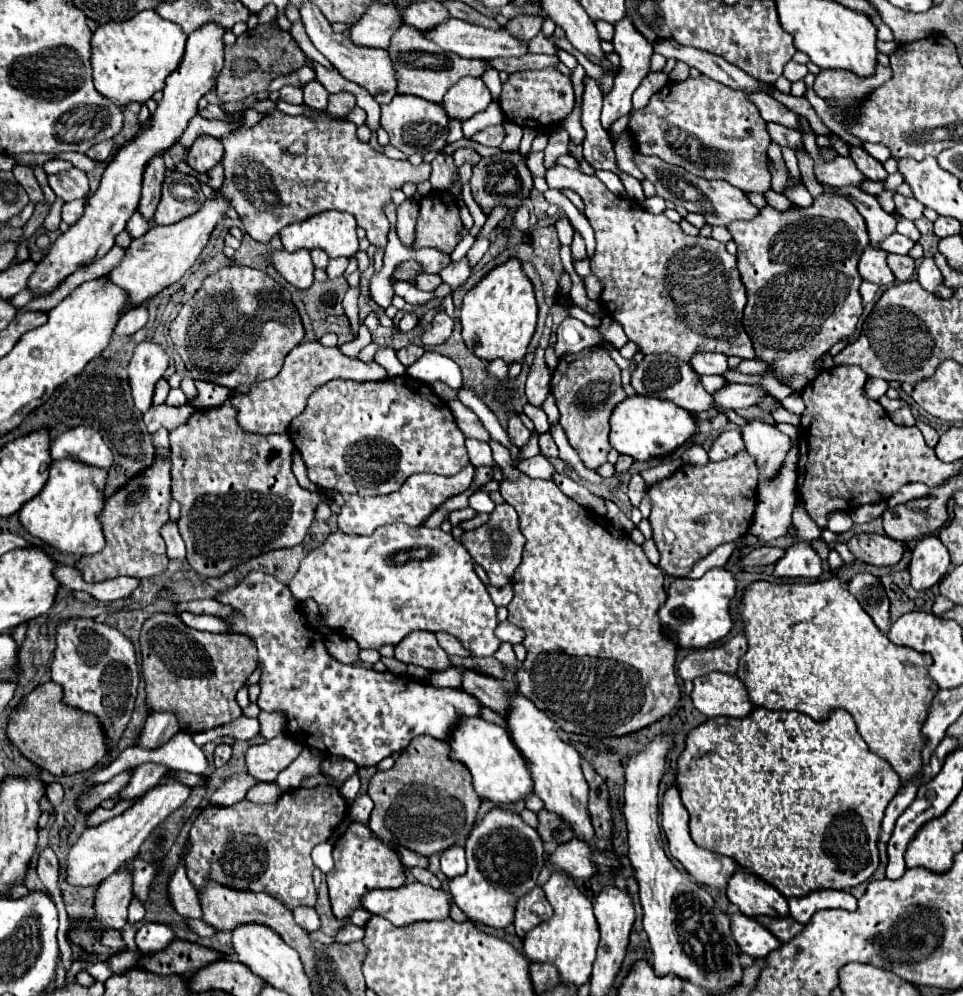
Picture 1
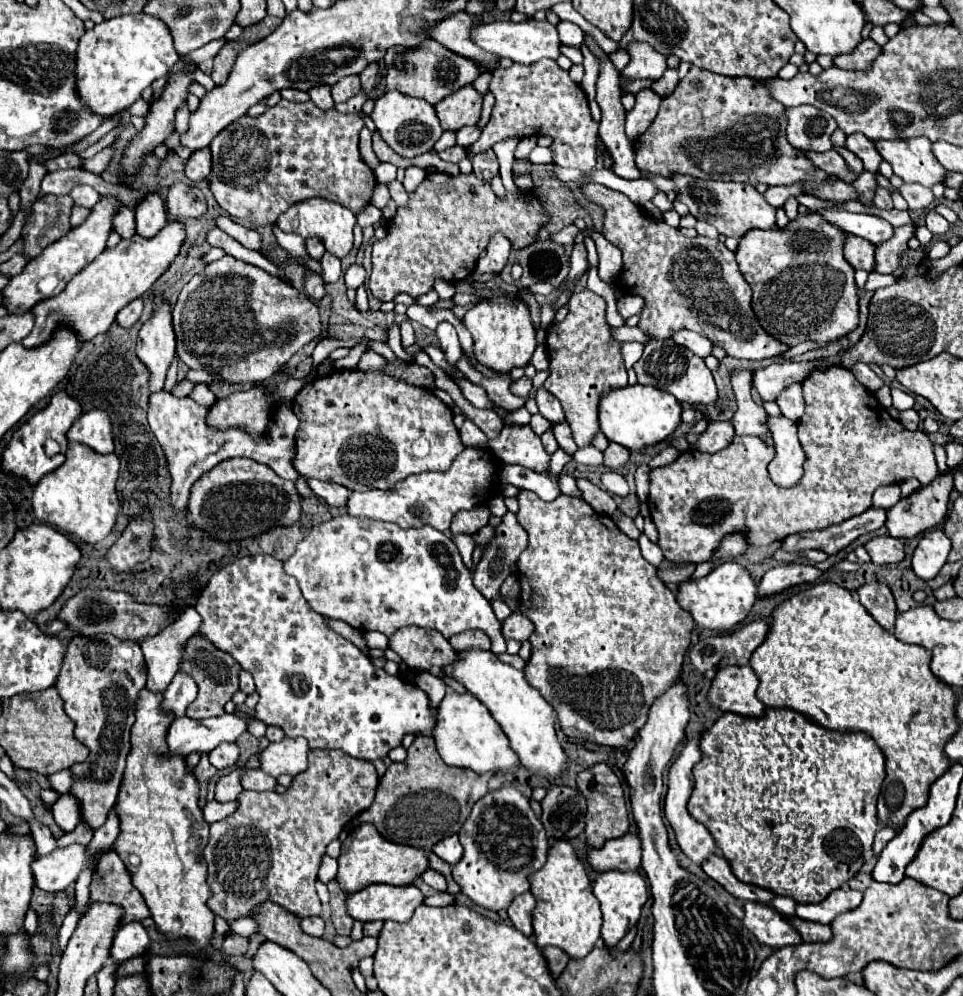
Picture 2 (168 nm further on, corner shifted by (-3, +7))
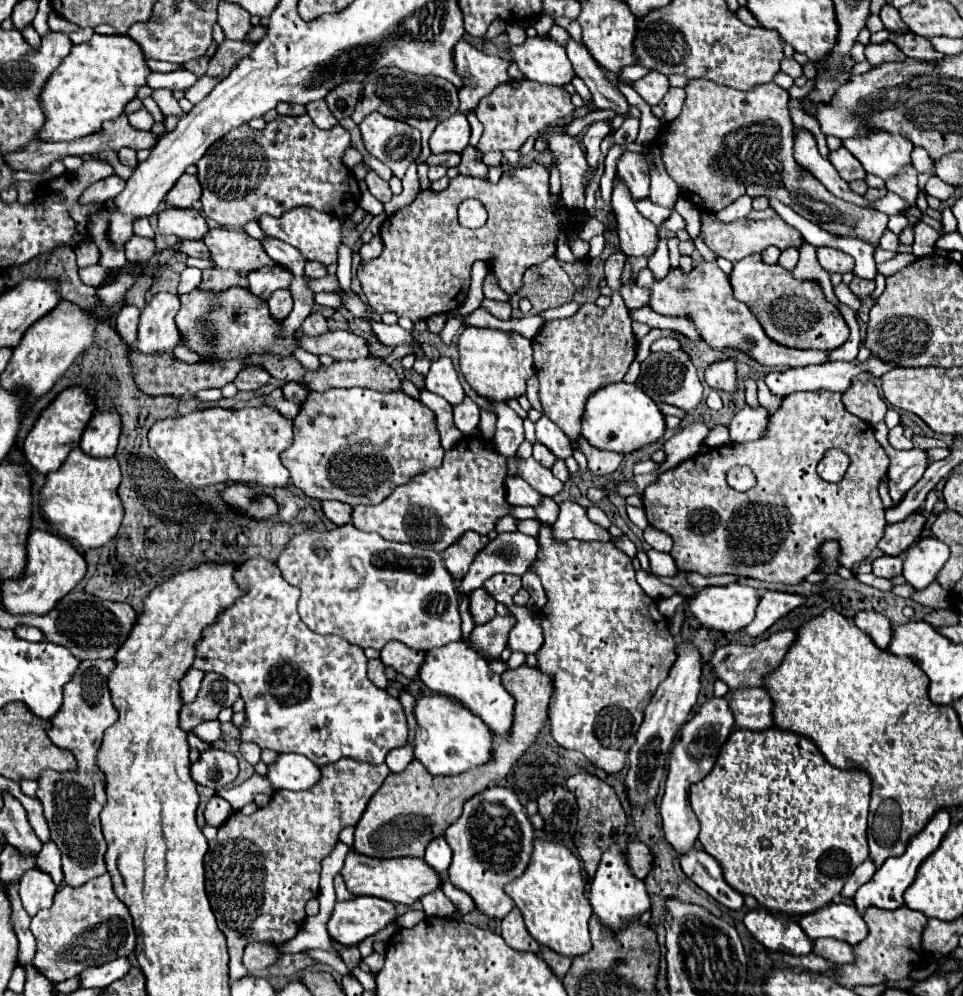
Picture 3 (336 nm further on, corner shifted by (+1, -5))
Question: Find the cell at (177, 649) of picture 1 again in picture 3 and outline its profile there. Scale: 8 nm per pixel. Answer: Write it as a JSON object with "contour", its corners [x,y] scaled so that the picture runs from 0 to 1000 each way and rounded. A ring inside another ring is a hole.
{"contour":[[[212,676],[206,700],[201,706],[191,708],[187,714],[187,730],[191,734],[199,734],[204,728],[212,724],[220,724],[235,710],[241,710],[249,700],[247,690],[226,676]]]}

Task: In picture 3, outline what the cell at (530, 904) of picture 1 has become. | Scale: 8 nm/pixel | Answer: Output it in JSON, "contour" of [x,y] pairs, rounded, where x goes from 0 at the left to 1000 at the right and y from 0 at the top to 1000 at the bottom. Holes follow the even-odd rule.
{"contour":[[[534,911],[523,923],[521,923],[521,943],[536,955],[552,955],[559,957],[561,949],[552,943],[552,939],[548,937],[542,917],[538,915],[538,911]]]}

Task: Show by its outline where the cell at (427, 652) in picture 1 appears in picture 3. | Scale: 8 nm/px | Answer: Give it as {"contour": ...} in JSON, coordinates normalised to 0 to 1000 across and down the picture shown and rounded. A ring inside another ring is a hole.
{"contour":[[[413,644],[401,646],[401,650],[395,654],[397,666],[405,668],[411,676],[417,676],[424,682],[432,682],[436,678],[436,670],[442,662],[442,656],[430,654]]]}

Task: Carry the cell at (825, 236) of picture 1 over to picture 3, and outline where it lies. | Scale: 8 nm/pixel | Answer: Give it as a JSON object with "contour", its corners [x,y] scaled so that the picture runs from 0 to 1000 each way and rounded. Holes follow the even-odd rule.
{"contour":[[[787,254],[762,264],[758,284],[762,298],[777,306],[793,334],[814,348],[864,352],[881,342],[883,330],[872,312],[858,300],[849,282],[827,280],[825,272],[814,270],[810,264],[798,266]]]}

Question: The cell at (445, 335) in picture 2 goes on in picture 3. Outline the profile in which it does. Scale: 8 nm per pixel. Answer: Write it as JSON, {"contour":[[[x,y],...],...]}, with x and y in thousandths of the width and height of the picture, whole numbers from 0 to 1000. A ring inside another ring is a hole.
{"contour":[[[457,358],[449,364],[447,374],[442,379],[442,391],[465,401],[469,407],[474,407],[482,401],[482,391],[478,387],[476,374],[474,374],[467,358]]]}

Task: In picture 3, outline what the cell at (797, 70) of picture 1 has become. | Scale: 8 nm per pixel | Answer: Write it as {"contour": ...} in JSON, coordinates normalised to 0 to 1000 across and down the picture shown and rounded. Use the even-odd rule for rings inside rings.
{"contour":[[[814,59],[814,61],[812,61],[812,71],[814,71],[816,75],[820,75],[822,79],[827,79],[827,77],[833,75],[833,65],[831,65],[829,61],[825,61],[825,59]]]}

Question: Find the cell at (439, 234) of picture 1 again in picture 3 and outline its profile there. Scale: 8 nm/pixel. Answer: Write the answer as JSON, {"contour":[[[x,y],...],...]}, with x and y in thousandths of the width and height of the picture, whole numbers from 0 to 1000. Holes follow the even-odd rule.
{"contour":[[[552,164],[550,168],[523,172],[515,186],[503,180],[476,176],[467,180],[467,186],[457,194],[449,190],[436,192],[420,212],[409,214],[397,224],[397,256],[372,270],[382,306],[395,316],[407,312],[428,322],[471,312],[484,300],[488,268],[496,260],[509,260],[519,288],[528,296],[536,294],[542,288],[542,274],[546,268],[559,266],[575,256],[579,232],[596,228],[600,222],[600,216],[590,212],[586,204],[579,208],[573,206],[569,190],[569,172]],[[482,200],[496,200],[505,208],[507,222],[503,228],[484,230],[476,224],[474,210]]]}

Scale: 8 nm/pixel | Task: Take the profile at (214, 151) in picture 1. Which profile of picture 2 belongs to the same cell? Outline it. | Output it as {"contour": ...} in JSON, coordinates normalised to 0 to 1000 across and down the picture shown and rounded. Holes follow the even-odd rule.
{"contour":[[[214,148],[214,152],[199,154],[199,158],[193,162],[191,174],[197,182],[214,180],[218,176],[218,150]]]}

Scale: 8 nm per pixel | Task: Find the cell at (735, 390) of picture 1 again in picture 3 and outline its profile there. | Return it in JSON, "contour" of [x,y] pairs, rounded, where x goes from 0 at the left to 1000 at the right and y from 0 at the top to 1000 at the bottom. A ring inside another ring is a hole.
{"contour":[[[903,358],[899,364],[893,364],[891,360],[885,364],[854,364],[854,366],[841,366],[841,368],[829,368],[829,370],[816,370],[816,372],[802,372],[793,379],[793,385],[804,397],[820,397],[827,393],[849,393],[849,391],[860,391],[860,393],[872,393],[876,395],[883,389],[883,381],[895,372],[906,374],[908,379],[916,379],[920,372],[924,372],[928,366],[918,364],[910,358]]]}

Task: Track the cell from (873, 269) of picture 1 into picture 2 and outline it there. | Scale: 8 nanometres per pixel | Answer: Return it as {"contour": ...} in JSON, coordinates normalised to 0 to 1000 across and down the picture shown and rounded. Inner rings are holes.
{"contour":[[[881,236],[876,242],[876,260],[887,270],[903,272],[903,268],[908,268],[908,246],[887,236]]]}

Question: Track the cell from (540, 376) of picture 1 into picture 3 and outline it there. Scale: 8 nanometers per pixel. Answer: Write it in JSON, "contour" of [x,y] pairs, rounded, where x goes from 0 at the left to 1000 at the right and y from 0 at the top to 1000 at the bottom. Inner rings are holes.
{"contour":[[[563,417],[557,423],[557,443],[563,445],[563,447],[567,447],[582,461],[590,461],[594,457],[594,445],[592,445],[592,441],[567,417]]]}

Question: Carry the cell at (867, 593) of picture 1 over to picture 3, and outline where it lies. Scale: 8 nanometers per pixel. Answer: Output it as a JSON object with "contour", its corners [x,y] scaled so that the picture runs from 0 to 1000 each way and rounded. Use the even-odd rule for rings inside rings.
{"contour":[[[891,613],[887,626],[893,634],[897,634],[914,652],[920,652],[926,638],[926,626],[920,617],[912,613]]]}

